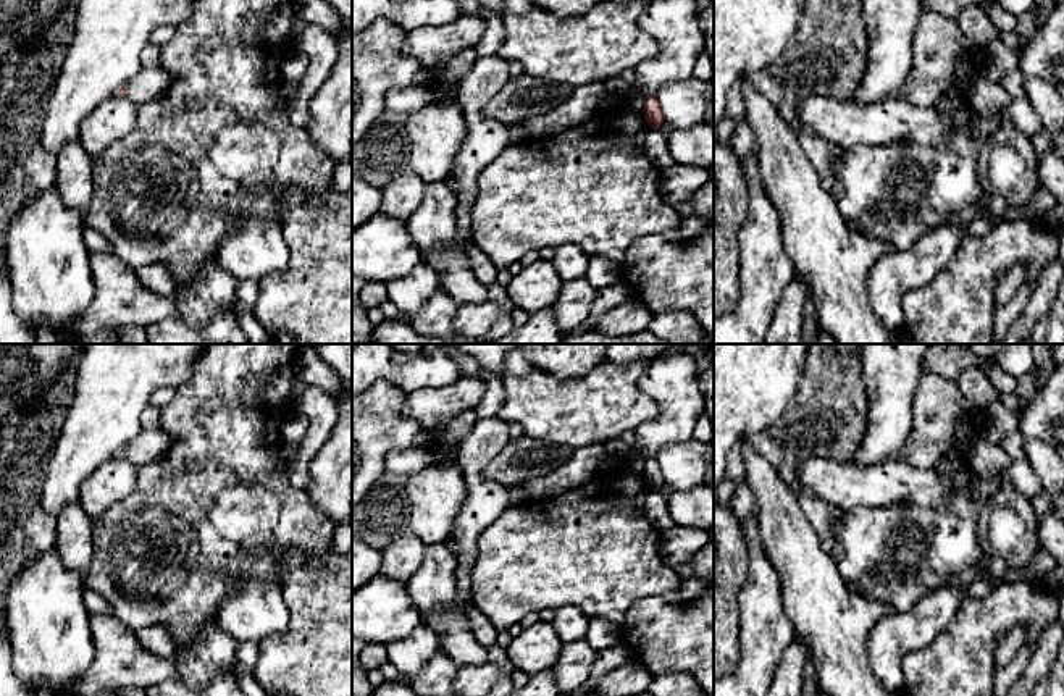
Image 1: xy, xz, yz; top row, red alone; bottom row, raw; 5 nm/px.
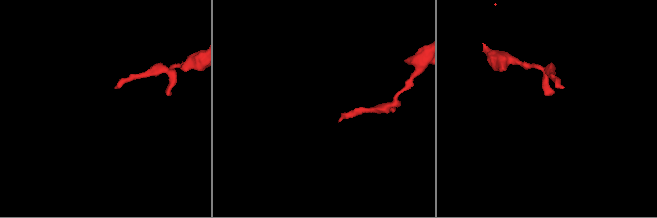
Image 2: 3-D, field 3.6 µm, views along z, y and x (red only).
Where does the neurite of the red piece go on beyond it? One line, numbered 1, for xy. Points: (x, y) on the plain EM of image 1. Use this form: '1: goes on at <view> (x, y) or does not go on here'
1: does not go on here

